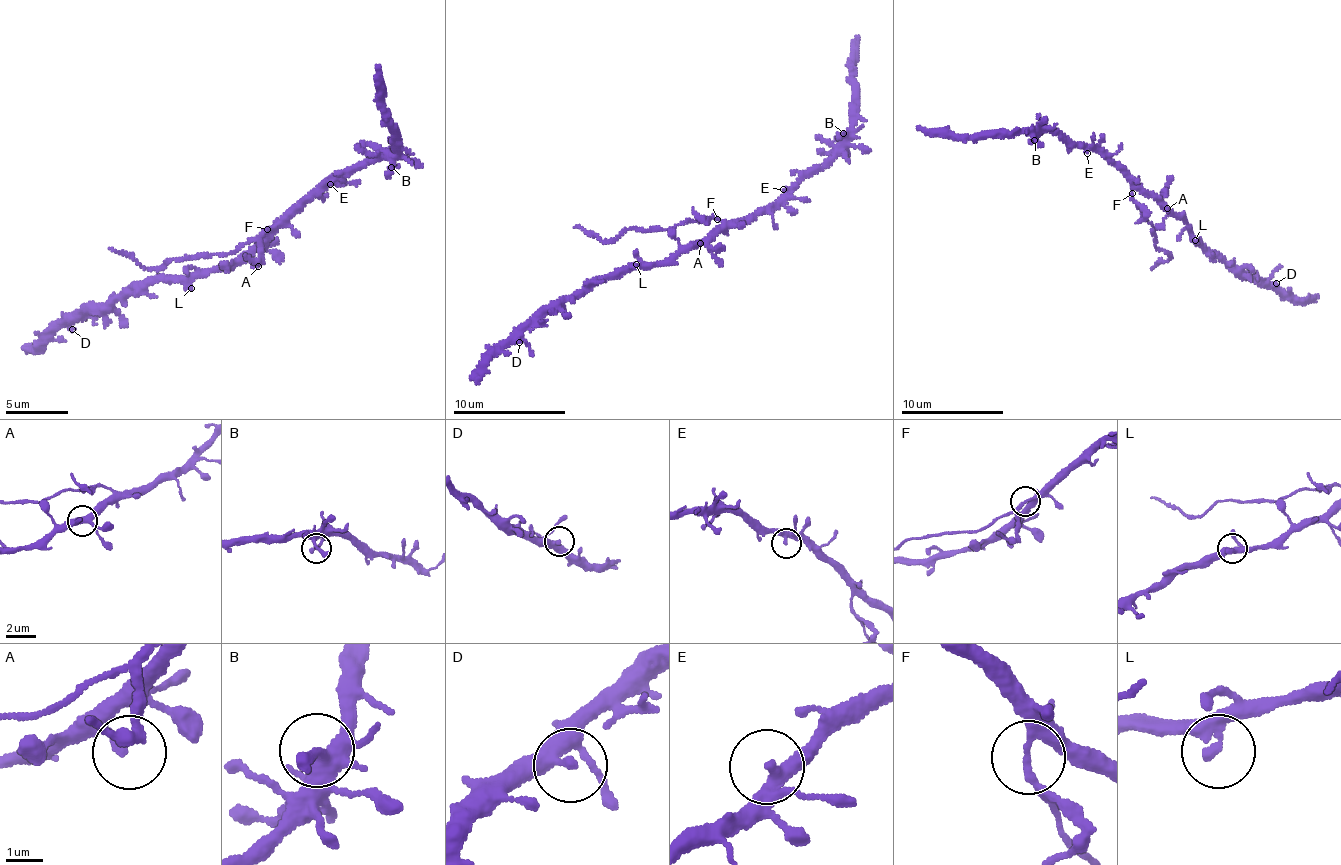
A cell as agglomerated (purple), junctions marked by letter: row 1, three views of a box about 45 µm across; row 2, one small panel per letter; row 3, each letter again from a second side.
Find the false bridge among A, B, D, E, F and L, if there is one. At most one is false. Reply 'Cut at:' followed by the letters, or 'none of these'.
Cut at: F

